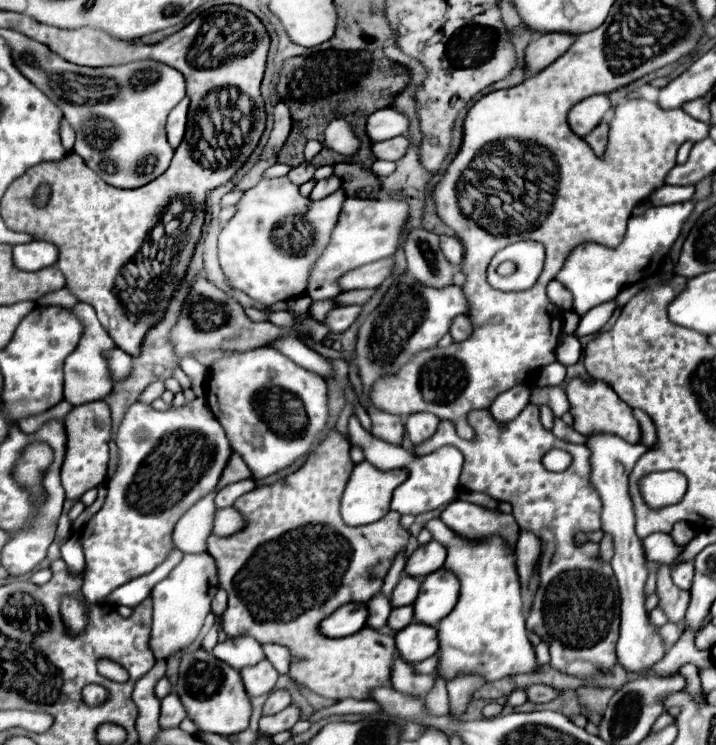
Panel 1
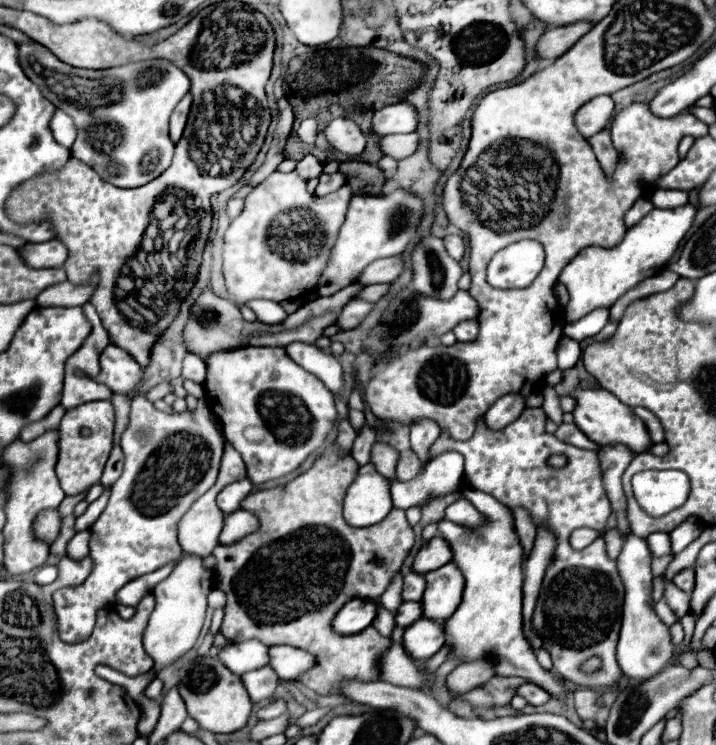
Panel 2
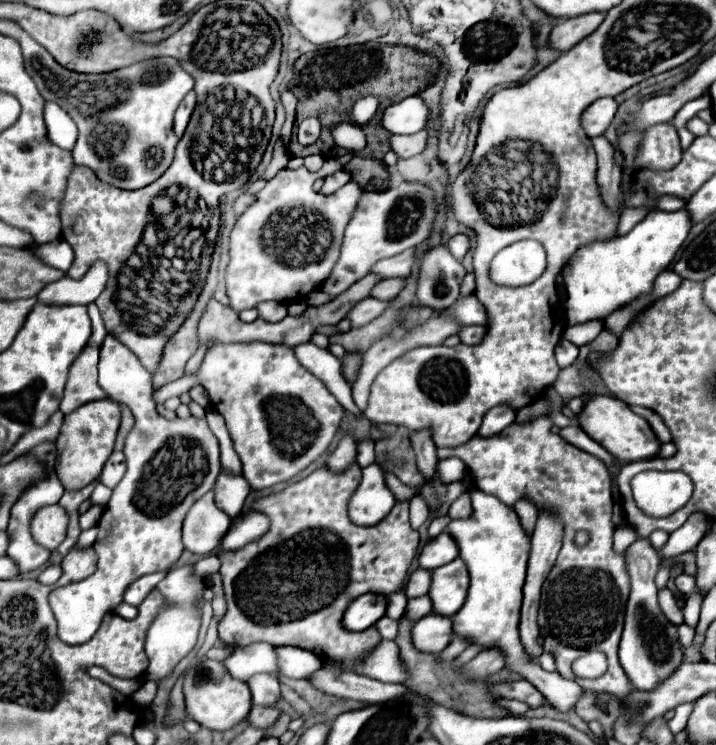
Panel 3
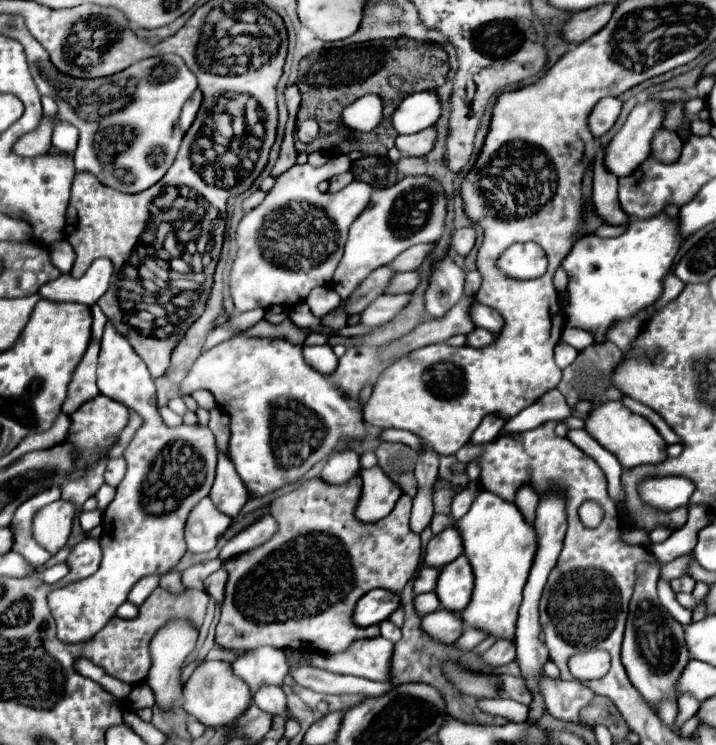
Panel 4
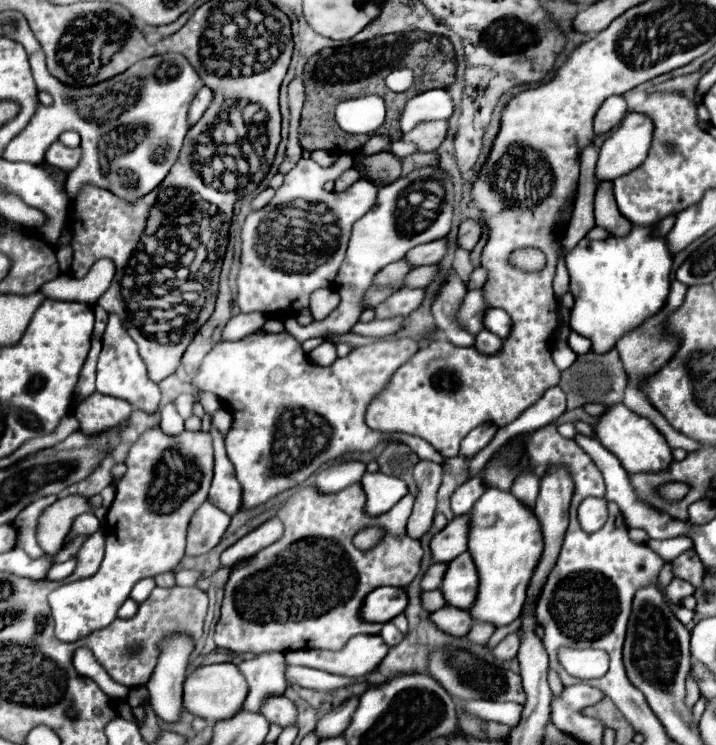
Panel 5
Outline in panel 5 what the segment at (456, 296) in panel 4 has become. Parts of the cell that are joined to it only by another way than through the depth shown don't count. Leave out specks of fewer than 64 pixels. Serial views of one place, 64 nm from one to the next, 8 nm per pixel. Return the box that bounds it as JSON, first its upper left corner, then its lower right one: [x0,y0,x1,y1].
[432,272,474,346]

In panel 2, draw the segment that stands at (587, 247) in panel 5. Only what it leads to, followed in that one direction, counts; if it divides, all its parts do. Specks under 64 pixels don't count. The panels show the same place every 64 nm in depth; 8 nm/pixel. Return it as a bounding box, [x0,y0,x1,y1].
[558,204,696,322]

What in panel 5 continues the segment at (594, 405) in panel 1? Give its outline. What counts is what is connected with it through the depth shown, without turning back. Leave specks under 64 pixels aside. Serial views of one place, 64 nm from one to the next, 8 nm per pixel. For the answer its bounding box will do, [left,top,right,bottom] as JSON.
[596,404,672,474]

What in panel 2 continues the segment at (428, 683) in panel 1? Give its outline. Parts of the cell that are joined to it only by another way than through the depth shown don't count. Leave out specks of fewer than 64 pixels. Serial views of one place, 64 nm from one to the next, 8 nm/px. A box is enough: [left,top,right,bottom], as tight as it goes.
[380,642,424,688]

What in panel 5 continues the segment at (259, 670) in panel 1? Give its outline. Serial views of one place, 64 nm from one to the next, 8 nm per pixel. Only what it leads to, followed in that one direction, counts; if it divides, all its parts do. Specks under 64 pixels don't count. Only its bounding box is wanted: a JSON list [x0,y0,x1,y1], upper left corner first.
[262,696,296,728]

